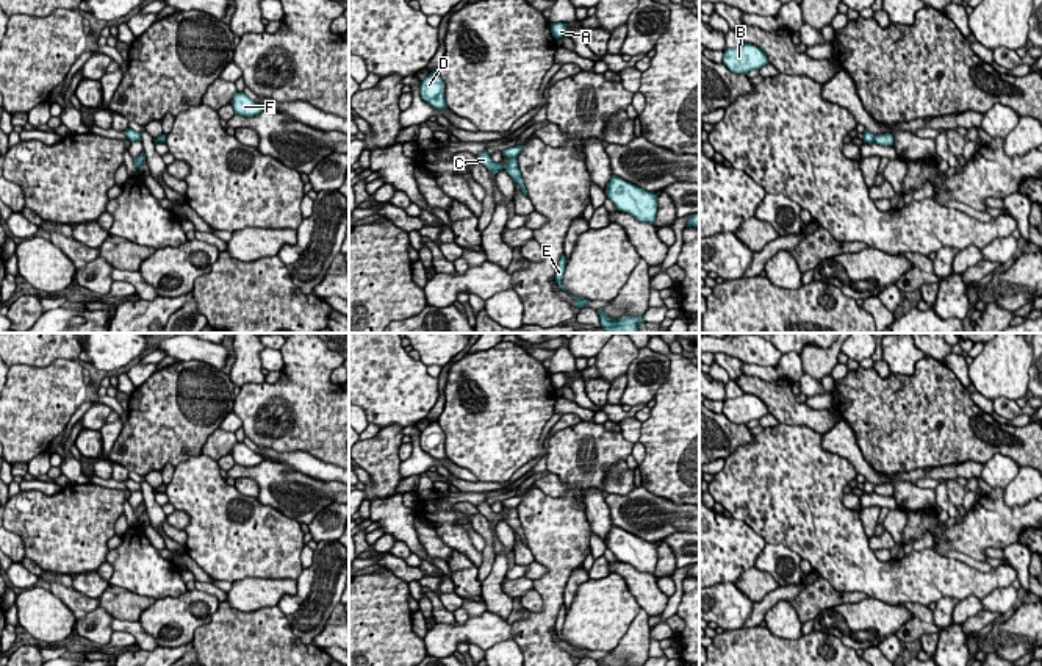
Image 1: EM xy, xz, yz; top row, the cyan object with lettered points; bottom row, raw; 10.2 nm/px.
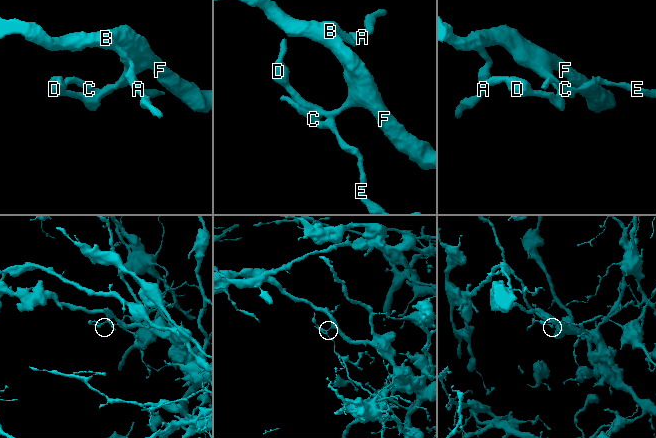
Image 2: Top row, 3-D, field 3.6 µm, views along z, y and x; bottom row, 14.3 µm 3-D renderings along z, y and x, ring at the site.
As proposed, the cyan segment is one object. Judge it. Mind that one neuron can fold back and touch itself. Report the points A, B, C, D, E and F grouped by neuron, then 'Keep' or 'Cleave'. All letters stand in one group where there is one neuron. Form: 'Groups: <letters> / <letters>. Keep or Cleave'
Groups: A B D F / C E. Cleave

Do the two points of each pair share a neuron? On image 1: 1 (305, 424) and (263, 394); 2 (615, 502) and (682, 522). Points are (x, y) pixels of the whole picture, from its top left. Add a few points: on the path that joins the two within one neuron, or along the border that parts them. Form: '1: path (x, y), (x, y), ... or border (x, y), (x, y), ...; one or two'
1: path (301, 411), (285, 397), (276, 394); one
2: path (632, 513), (665, 518); one

